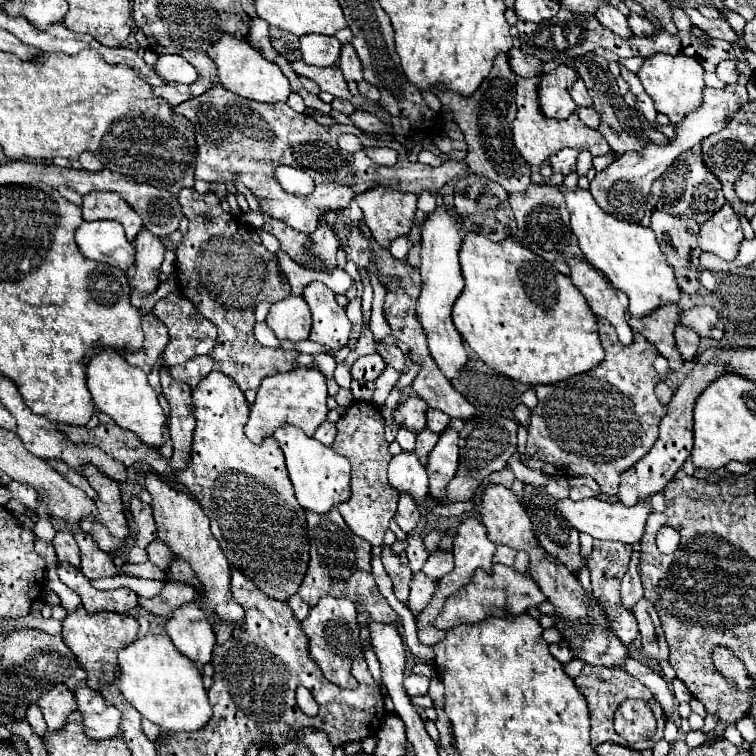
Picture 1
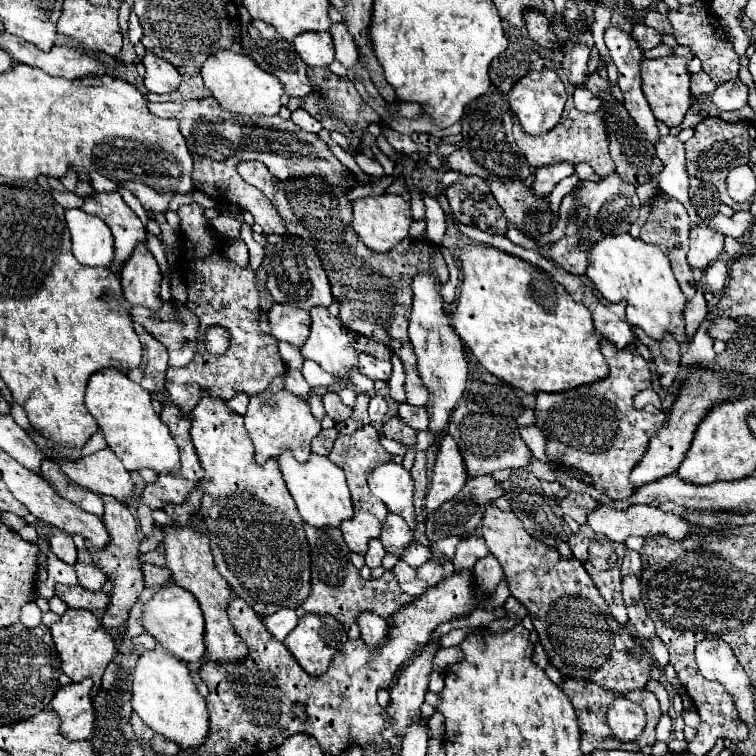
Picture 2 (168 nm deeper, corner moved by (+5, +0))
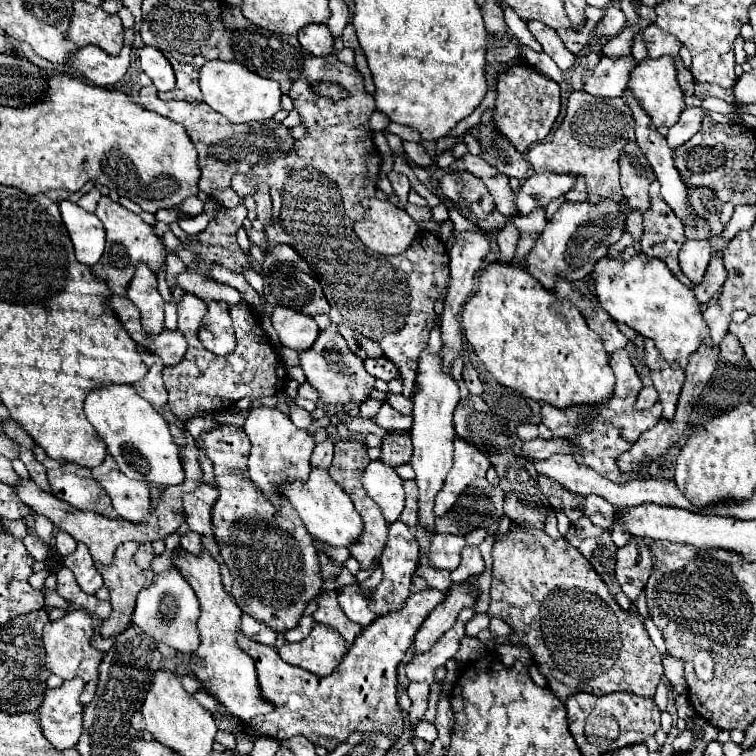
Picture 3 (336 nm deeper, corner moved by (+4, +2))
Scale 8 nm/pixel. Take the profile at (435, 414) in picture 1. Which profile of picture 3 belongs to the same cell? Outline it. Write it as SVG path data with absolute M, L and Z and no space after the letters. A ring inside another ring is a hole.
M384 403L378 411L378 415L374 417L374 421L386 431L410 431L414 417L398 413L398 411L394 411L394 407L390 403Z

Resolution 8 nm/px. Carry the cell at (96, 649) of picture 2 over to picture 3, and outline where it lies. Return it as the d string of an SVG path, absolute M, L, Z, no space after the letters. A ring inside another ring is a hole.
M82 609L68 611L62 619L46 623L44 633L42 633L42 641L44 641L44 649L46 649L46 667L62 679L82 677L86 687L84 687L80 701L84 705L90 703L94 697L94 689L98 685L98 667L100 667L100 661L104 657L104 653L100 649L92 647L92 643L90 643L94 633L96 633L96 629L94 629L92 617Z

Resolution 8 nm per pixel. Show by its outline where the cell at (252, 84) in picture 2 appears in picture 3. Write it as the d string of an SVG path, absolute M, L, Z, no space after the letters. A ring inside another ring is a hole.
M208 61L200 69L200 89L204 95L204 103L208 103L214 111L222 113L232 123L250 123L272 119L280 111L280 83L272 79L262 79L252 73L238 61Z

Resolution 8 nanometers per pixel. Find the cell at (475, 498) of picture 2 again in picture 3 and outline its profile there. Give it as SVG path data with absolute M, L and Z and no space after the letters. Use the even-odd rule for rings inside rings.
M486 485L482 489L470 487L470 493L464 491L456 505L442 517L434 519L434 535L452 533L466 535L472 529L490 529L498 523L504 505L504 491Z

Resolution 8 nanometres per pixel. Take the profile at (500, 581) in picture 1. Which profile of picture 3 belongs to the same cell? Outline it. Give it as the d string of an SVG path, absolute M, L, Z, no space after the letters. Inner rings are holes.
M432 587L412 593L402 609L386 613L366 627L348 648L338 669L325 677L318 677L302 667L286 663L274 647L252 641L242 631L238 631L238 645L242 645L242 649L250 653L256 663L262 697L274 705L270 715L256 717L248 723L248 733L256 737L274 737L278 741L304 735L314 745L322 745L328 751L334 751L354 731L388 733L392 741L398 741L404 731L404 719L396 699L396 669L412 647L414 635L424 619L446 597L448 593Z

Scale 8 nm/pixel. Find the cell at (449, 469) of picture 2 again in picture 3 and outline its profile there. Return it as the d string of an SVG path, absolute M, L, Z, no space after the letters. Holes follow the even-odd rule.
M454 439L454 465L444 481L444 487L438 491L434 501L434 513L442 515L450 505L454 505L458 493L466 489L474 479L486 477L486 471L490 467L490 459L480 453L476 447L466 443L464 439Z

